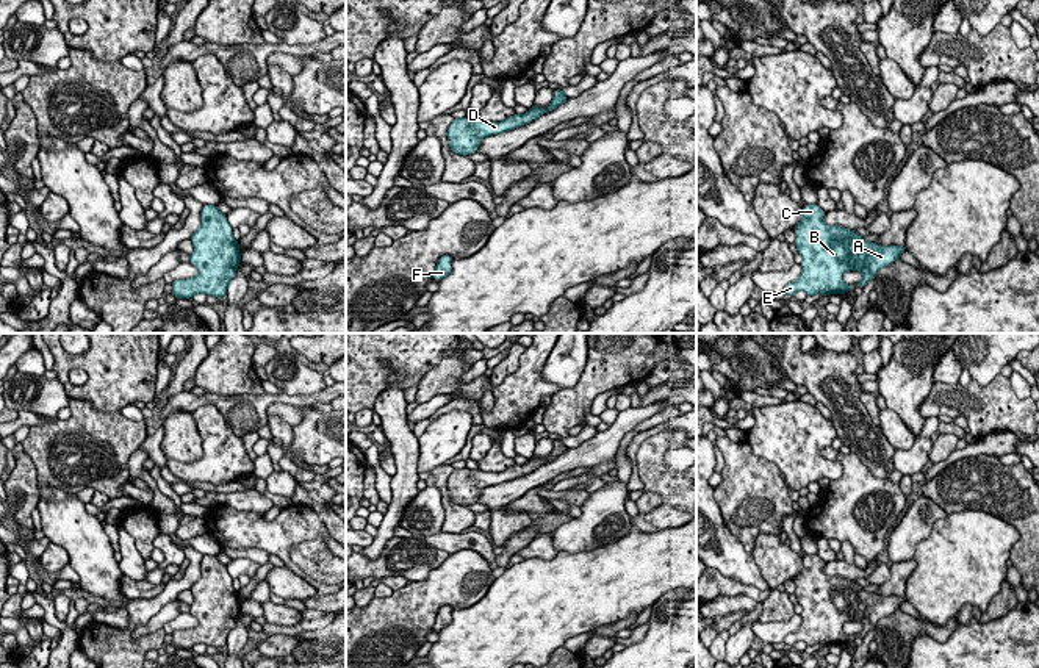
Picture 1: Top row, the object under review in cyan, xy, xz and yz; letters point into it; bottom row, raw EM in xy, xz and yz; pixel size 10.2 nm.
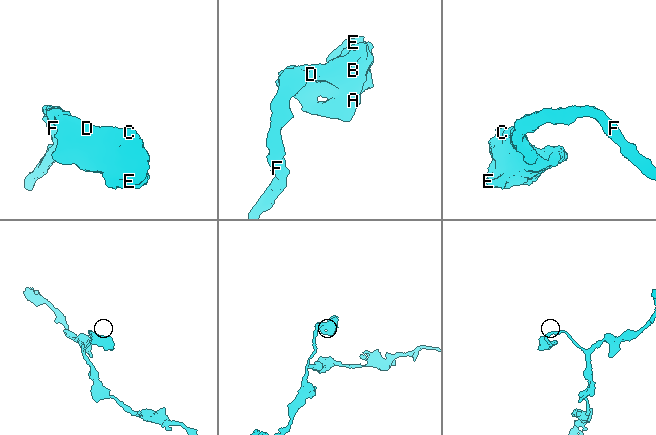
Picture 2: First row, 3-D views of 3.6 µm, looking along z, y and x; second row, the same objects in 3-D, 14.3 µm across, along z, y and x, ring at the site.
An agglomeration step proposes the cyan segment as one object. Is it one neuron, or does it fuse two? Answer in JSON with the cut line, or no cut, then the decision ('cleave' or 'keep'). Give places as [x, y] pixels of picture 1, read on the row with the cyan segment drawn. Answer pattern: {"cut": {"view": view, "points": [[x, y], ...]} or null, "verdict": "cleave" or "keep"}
{"cut": null, "verdict": "keep"}

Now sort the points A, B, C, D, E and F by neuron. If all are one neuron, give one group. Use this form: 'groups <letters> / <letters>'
groups A B C D E F

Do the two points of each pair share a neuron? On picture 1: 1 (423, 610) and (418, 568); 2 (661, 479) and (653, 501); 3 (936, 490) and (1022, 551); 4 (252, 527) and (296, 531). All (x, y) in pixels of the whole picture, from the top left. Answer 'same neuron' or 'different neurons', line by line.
1: different neurons
2: different neurons
3: same neuron
4: same neuron

